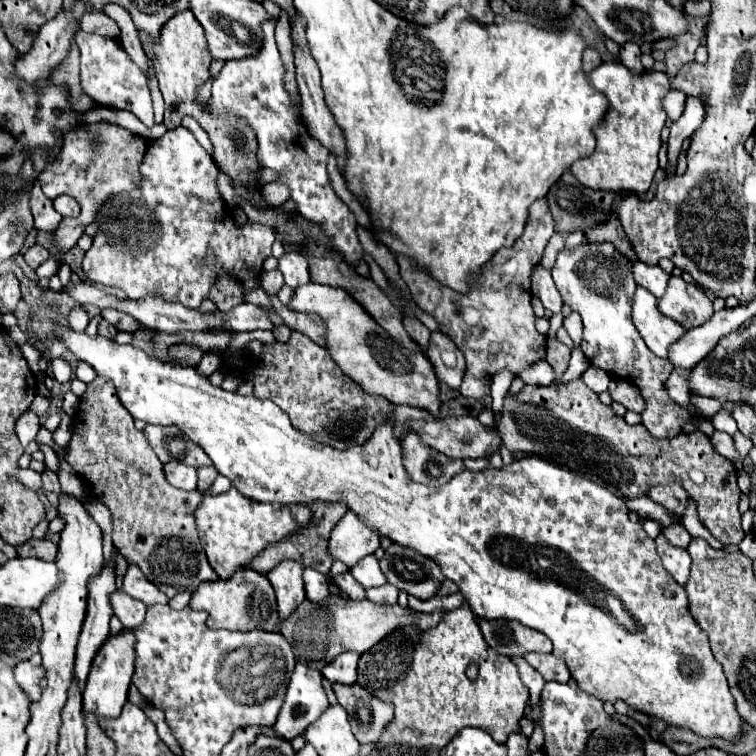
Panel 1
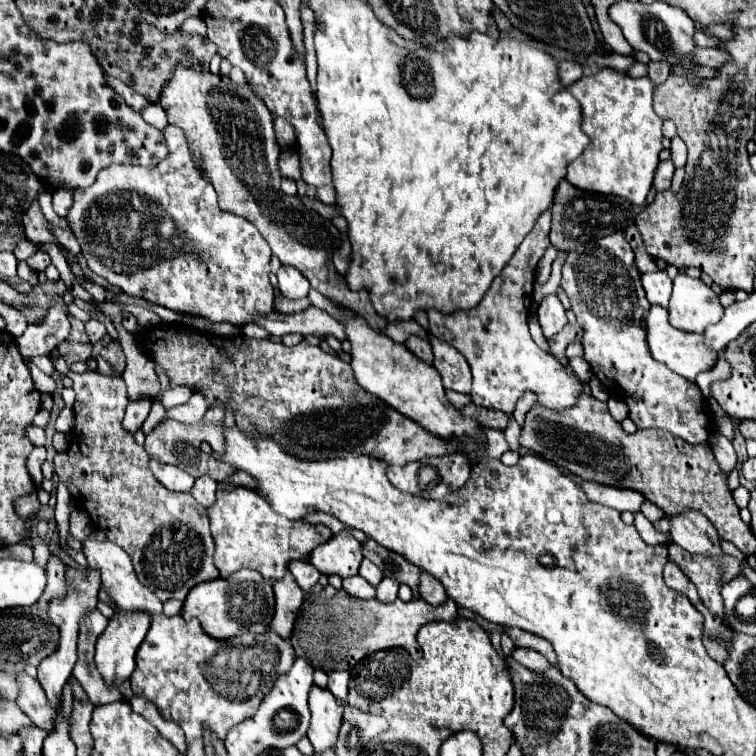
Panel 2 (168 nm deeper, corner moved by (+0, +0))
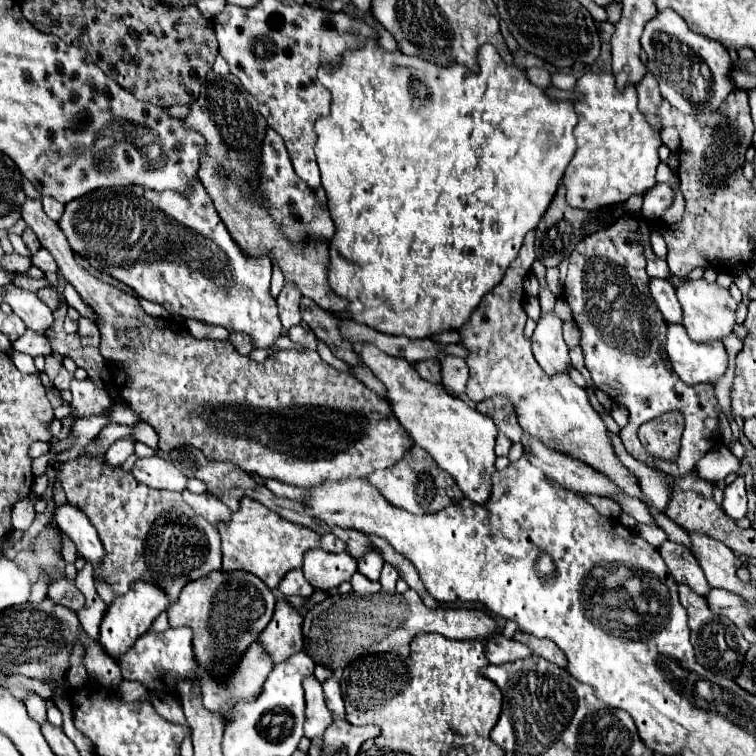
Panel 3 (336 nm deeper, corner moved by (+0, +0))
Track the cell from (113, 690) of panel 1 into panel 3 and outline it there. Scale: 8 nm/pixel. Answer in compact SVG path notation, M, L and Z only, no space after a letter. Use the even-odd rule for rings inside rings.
M136 580L130 584L130 590L122 596L118 596L114 600L114 604L110 604L106 608L106 614L102 618L100 624L100 644L106 648L106 652L116 658L122 652L126 652L130 648L130 644L134 644L134 640L138 640L138 636L146 634L148 628L152 626L154 618L164 612L168 608L170 600L166 596L166 592L162 588L158 588L156 584L144 582L144 580Z

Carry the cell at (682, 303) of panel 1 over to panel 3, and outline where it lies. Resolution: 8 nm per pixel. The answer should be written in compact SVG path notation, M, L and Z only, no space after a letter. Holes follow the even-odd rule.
M700 278L700 280L690 280L690 282L680 284L676 288L676 294L678 294L678 302L680 302L682 310L684 310L682 324L688 330L688 336L692 340L696 340L696 342L722 340L732 332L732 328L736 324L736 308L738 308L738 304L730 296L728 288L722 288L716 282L710 284L704 278Z

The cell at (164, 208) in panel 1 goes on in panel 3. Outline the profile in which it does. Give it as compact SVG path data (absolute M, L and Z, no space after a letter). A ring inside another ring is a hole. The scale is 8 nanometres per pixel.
M194 184L194 196L190 200L182 200L178 192L154 192L138 186L94 190L66 204L58 226L76 256L88 260L92 268L128 284L140 298L156 302L182 318L248 334L254 348L274 352L272 348L282 334L282 324L278 320L276 300L270 296L272 264L266 258L246 260L238 252L202 184Z

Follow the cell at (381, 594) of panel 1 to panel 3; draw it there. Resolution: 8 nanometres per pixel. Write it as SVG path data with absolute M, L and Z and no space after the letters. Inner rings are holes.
M384 564L384 568L382 568L382 576L380 576L380 584L382 584L382 588L384 588L386 592L394 592L394 588L396 588L396 580L398 580L398 572L396 572L396 568L390 566L390 564Z

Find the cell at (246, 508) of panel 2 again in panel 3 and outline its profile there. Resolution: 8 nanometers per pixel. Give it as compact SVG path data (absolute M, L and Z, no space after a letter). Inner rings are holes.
M244 496L240 510L232 514L232 520L218 524L222 538L222 570L246 570L258 576L270 590L278 588L286 572L302 568L302 556L306 550L322 548L328 552L344 552L346 542L334 534L318 534L306 526L288 522L270 512L264 504Z

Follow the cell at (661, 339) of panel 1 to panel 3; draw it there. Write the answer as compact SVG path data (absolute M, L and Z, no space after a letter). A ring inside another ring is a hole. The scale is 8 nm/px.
M668 324L666 352L674 372L688 386L702 382L714 384L728 368L728 356L722 342L698 344L688 338L682 324Z

